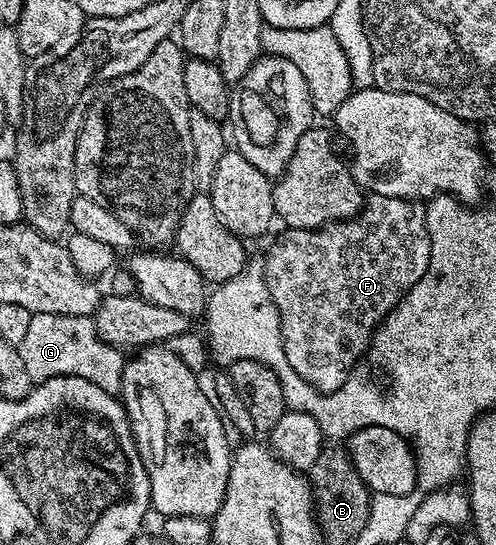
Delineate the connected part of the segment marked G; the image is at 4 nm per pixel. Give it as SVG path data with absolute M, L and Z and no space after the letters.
M35 314L19 349L27 366L27 376L31 376L34 383L59 376L79 376L91 380L91 384L99 384L103 392L114 396L121 393L126 355L102 340L92 317Z

